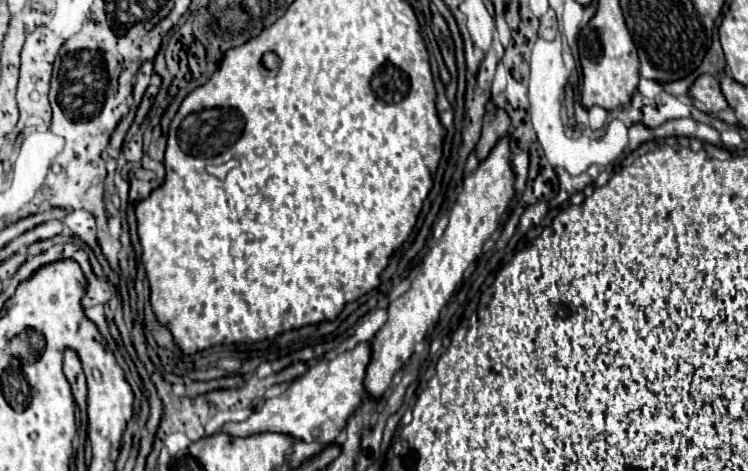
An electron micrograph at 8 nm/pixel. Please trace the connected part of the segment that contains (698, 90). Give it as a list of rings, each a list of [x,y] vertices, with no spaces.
[[[701,74],[689,88],[689,96],[699,100],[701,104],[705,104],[707,112],[717,112],[717,110],[723,110],[727,108],[727,102],[721,94],[721,88],[719,88],[719,82],[715,76],[709,76],[709,74]]]

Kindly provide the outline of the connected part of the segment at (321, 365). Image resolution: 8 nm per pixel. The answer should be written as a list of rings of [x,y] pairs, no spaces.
[[[359,344],[355,350],[343,352],[333,360],[319,360],[303,376],[295,378],[291,386],[277,398],[267,398],[261,408],[243,422],[227,422],[221,432],[229,436],[253,436],[261,432],[285,432],[303,442],[333,442],[347,420],[353,416],[355,408],[361,406],[365,396],[363,376],[369,364],[371,348],[369,344]]]

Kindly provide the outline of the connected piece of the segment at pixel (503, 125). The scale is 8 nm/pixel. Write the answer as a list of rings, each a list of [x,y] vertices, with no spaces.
[[[493,108],[483,118],[483,134],[477,144],[477,156],[479,160],[485,160],[485,156],[491,152],[495,142],[509,130],[509,114],[503,108]]]

